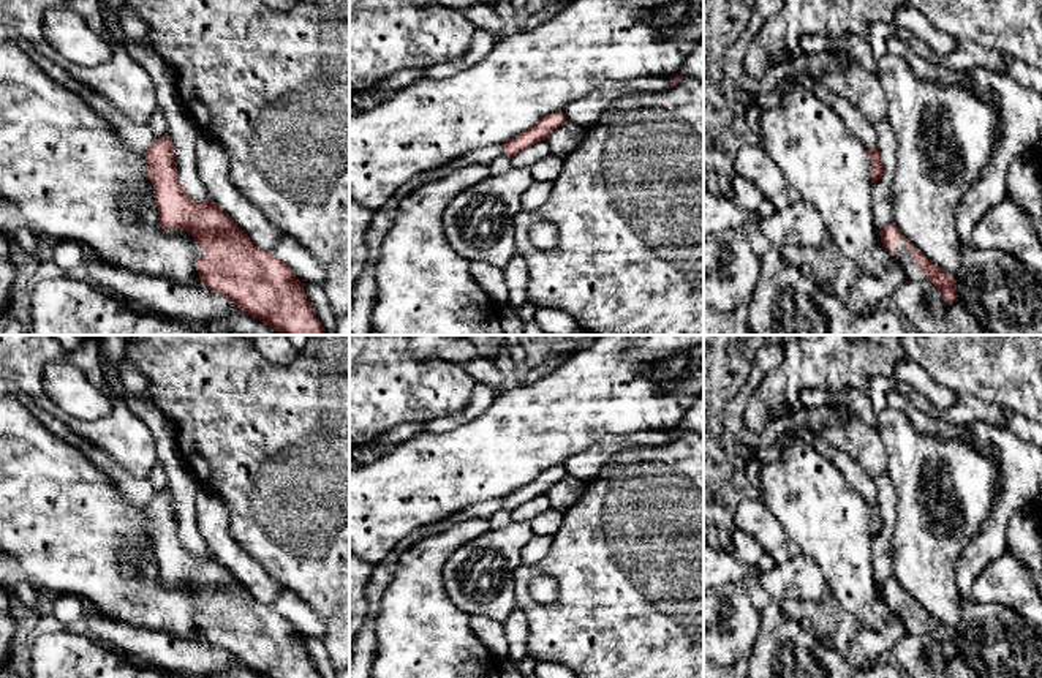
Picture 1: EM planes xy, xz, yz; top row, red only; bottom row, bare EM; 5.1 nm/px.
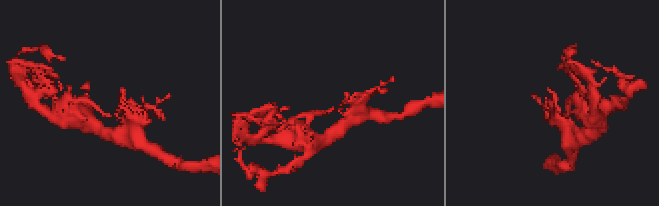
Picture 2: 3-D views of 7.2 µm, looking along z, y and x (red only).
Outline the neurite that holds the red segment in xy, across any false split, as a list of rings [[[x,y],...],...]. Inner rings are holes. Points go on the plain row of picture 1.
[[[164,488],[155,493],[147,506],[147,531],[153,539],[161,583],[190,586],[206,607],[196,613],[196,624],[202,638],[223,648],[239,664],[259,673],[262,678],[321,678],[313,667],[296,626],[272,605],[256,601],[251,593],[212,556],[196,556],[183,544],[174,515],[172,495]]]

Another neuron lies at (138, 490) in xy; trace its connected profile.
[[[36,412],[35,419],[51,433],[76,447],[96,468],[100,468],[122,492],[122,495],[139,507],[145,507],[155,490],[147,477],[138,477],[125,471],[108,452],[79,438],[65,422],[51,412]]]

